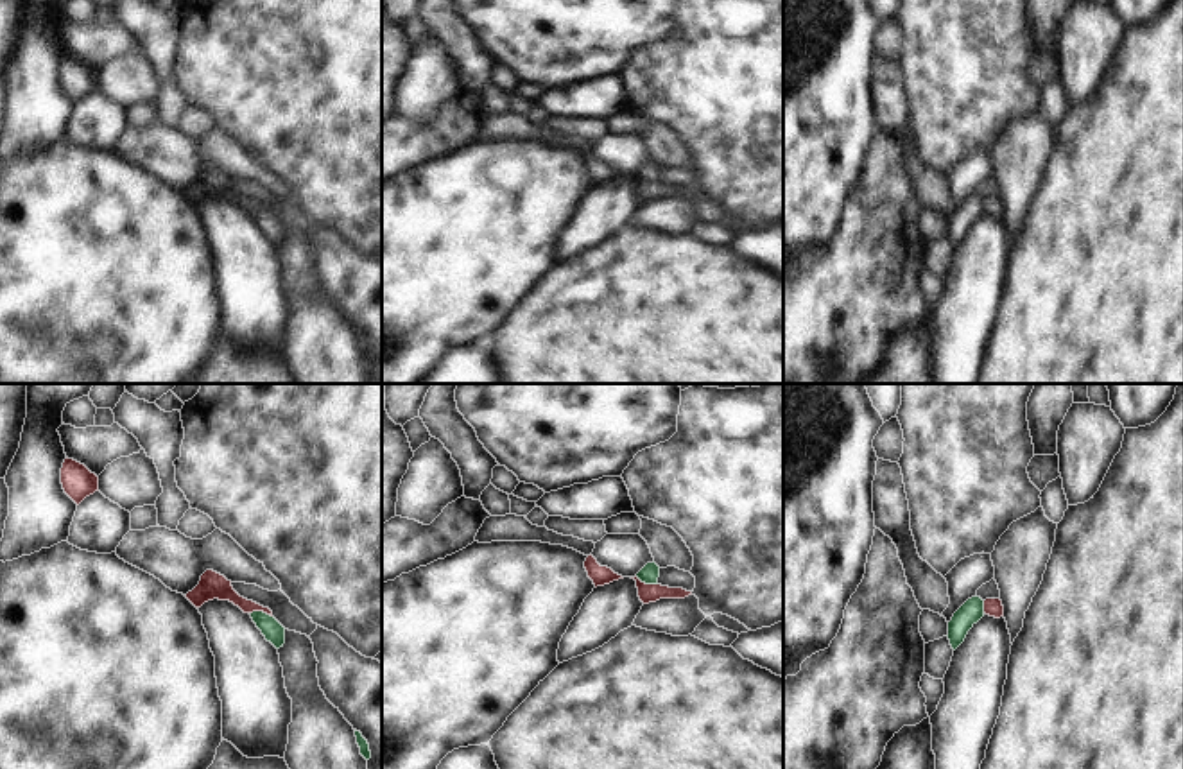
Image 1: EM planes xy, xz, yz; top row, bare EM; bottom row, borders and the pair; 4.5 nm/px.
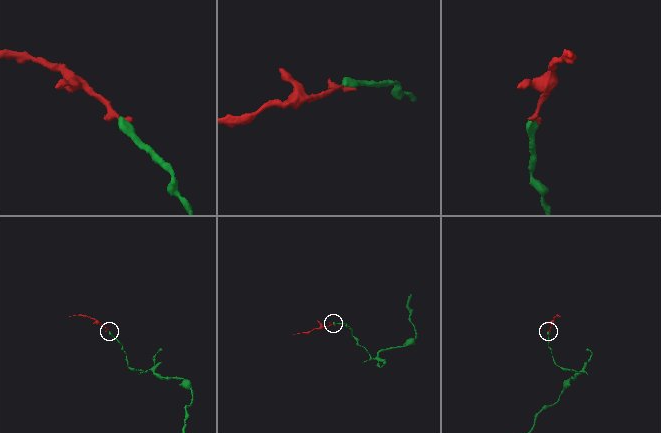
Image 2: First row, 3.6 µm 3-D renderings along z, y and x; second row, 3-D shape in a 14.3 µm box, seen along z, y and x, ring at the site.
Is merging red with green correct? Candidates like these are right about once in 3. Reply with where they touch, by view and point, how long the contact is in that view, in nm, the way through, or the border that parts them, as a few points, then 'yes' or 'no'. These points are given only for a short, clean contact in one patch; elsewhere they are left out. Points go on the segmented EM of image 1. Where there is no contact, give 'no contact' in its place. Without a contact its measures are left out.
xy (260, 610) | 110 nm | across xy (212, 585), (246, 606), (260, 610), (273, 631) | yes

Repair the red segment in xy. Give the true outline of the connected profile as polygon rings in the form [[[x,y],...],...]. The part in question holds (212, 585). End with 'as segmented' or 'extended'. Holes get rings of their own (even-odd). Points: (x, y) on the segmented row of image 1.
[[[206,570],[201,575],[199,584],[185,595],[195,608],[201,608],[204,602],[219,599],[229,601],[238,606],[244,613],[249,613],[256,627],[262,631],[267,642],[271,642],[276,649],[285,644],[285,627],[272,617],[269,608],[263,608],[253,601],[240,597],[231,581],[224,575]]] | extended

